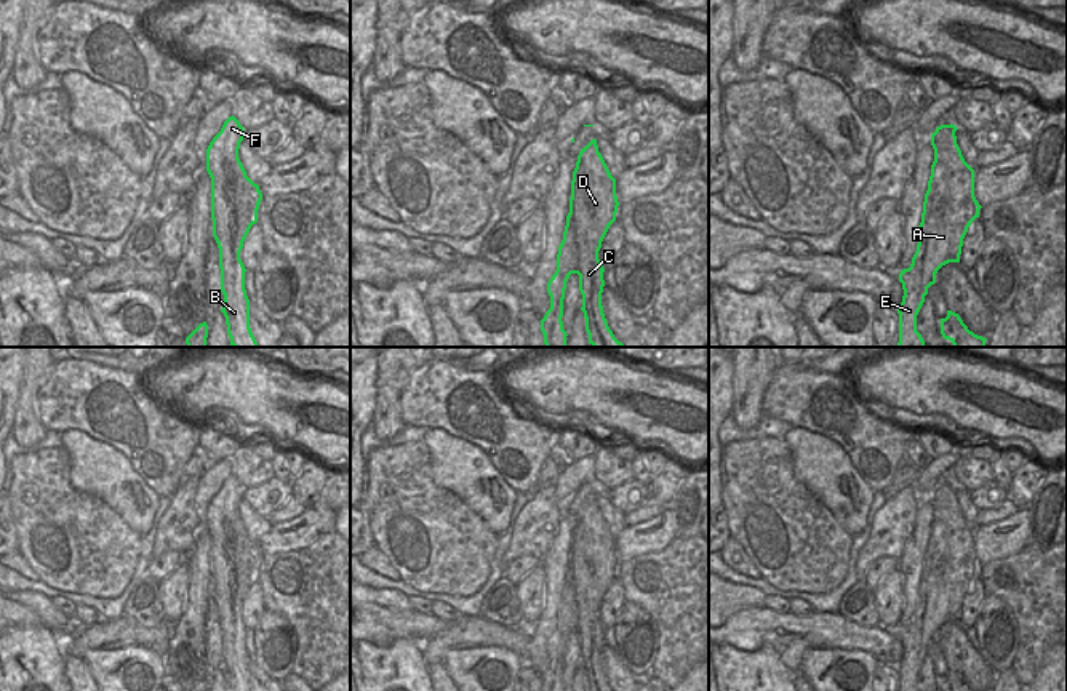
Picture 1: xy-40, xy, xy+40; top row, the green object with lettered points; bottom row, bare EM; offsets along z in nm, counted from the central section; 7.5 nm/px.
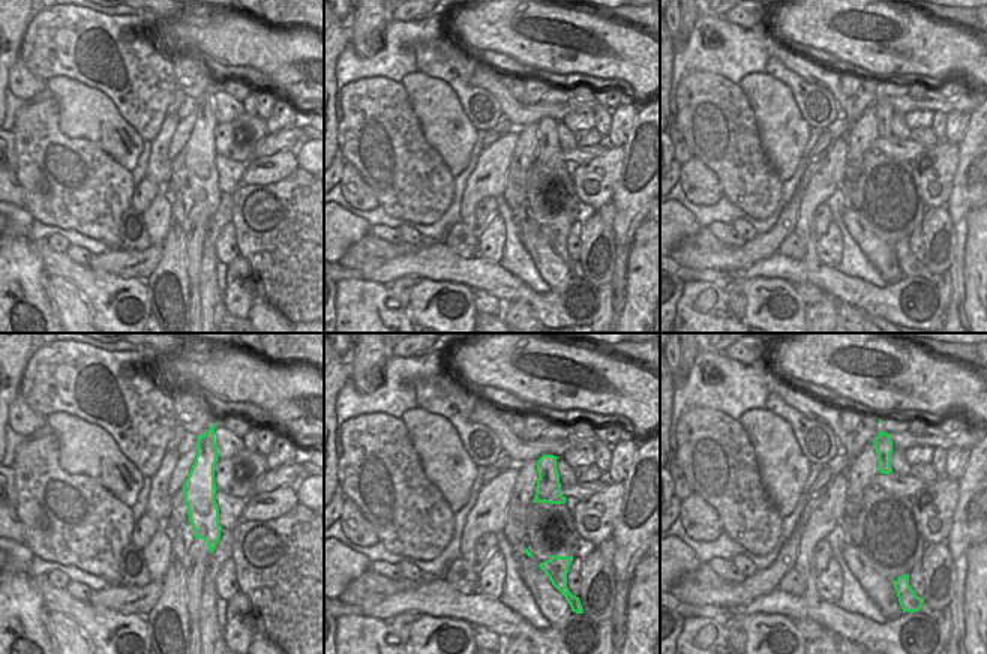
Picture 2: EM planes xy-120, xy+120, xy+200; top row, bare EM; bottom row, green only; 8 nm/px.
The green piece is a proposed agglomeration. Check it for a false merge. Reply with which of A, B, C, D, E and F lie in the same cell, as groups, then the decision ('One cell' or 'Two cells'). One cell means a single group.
Groups: A E / B C D F. Two cells

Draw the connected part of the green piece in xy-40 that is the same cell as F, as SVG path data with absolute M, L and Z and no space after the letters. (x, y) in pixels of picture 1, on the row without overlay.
M232 473L206 507L206 529L211 536L213 595L219 606L221 649L227 691L251 691L250 657L245 648L245 624L240 617L243 600L262 558L238 517L243 485Z

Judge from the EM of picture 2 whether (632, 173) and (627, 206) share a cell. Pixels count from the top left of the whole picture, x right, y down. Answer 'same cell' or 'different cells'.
same cell

